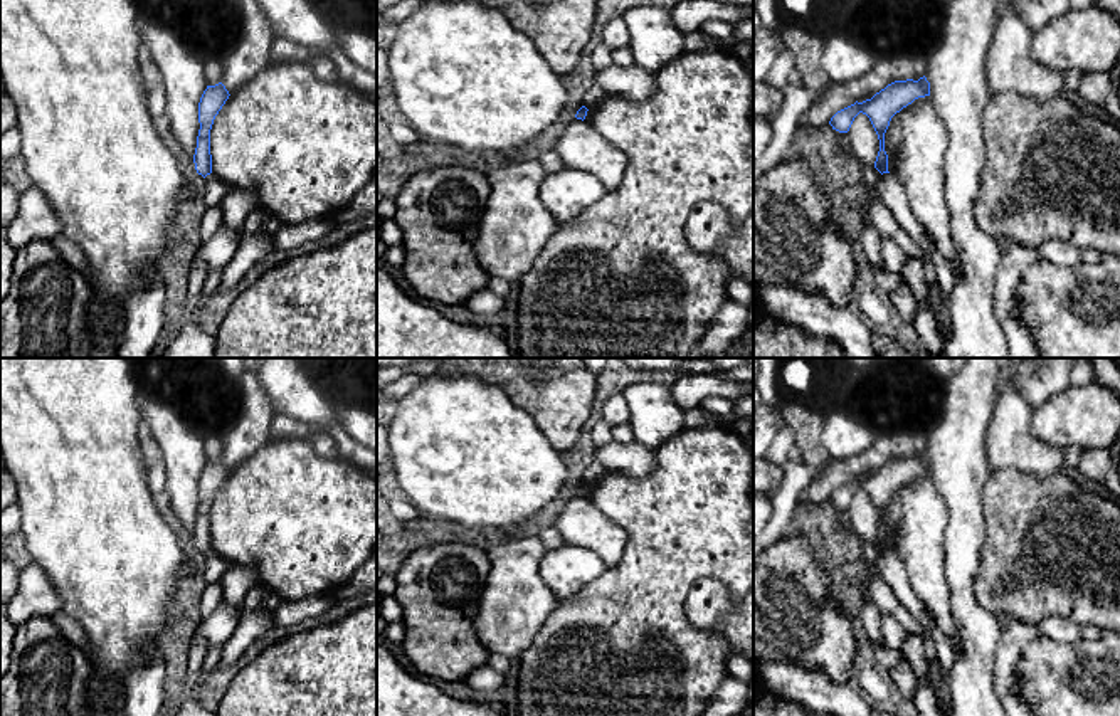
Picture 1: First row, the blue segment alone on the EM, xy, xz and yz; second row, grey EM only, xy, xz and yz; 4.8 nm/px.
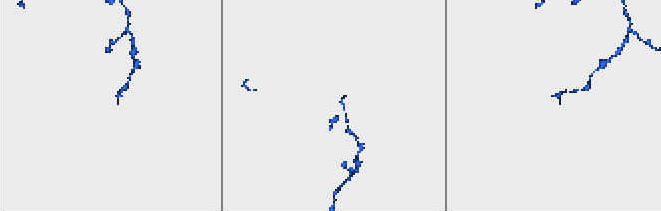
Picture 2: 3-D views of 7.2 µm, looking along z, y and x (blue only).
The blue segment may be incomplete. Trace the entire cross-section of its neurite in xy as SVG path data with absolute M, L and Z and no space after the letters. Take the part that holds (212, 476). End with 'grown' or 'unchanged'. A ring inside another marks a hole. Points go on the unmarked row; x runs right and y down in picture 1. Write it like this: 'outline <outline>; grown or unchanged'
outline M222 459L207 462L198 479L198 513L193 531L195 546L203 555L212 550L212 531L210 531L210 506L215 492L229 476L229 467Z; unchanged

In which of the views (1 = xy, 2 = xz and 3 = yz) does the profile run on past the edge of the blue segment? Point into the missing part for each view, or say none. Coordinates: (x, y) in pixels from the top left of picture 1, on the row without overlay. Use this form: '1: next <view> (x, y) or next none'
1: next none
2: next none
3: next none

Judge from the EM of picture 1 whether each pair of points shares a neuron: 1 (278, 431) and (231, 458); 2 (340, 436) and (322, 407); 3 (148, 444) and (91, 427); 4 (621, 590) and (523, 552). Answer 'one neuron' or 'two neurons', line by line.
1: two neurons
2: two neurons
3: two neurons
4: two neurons

